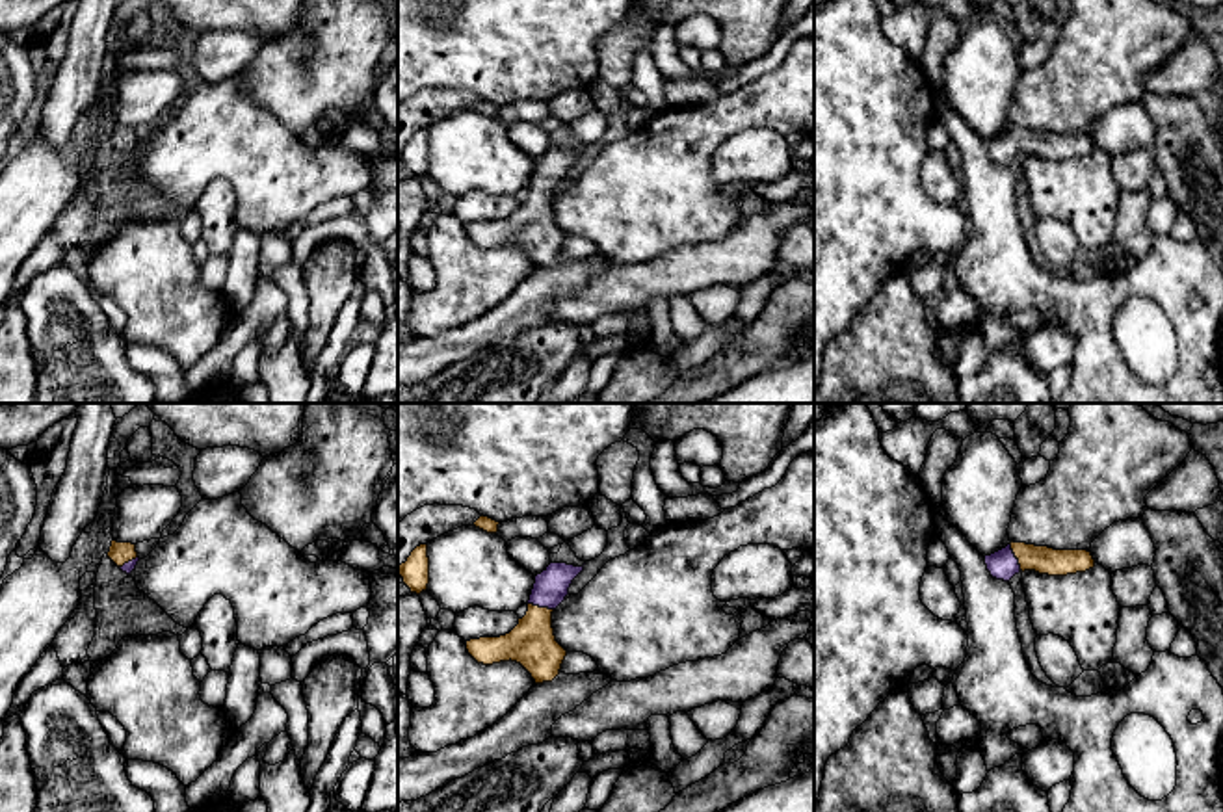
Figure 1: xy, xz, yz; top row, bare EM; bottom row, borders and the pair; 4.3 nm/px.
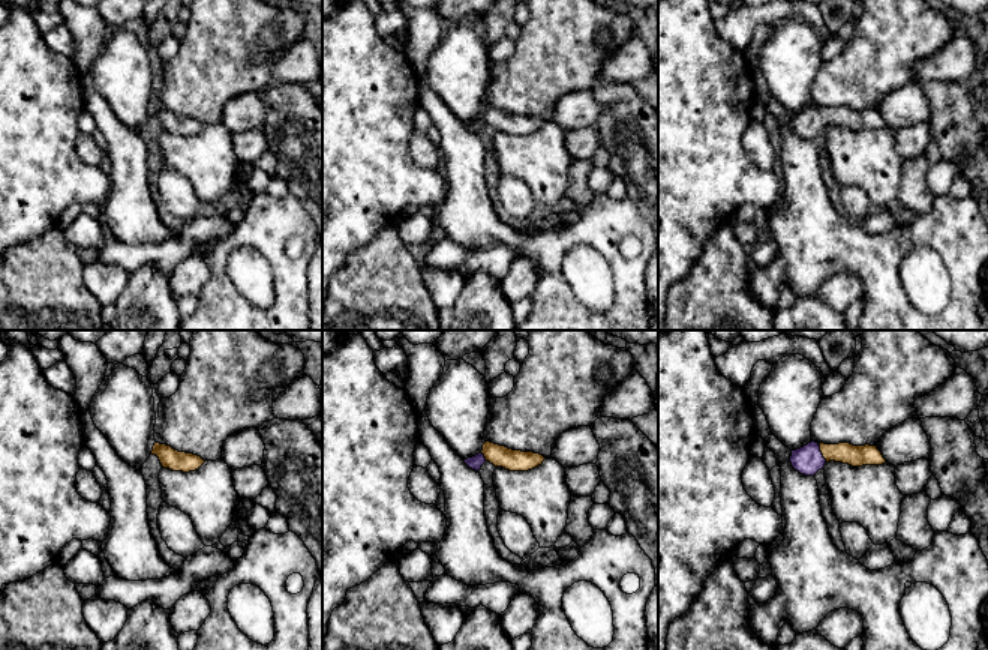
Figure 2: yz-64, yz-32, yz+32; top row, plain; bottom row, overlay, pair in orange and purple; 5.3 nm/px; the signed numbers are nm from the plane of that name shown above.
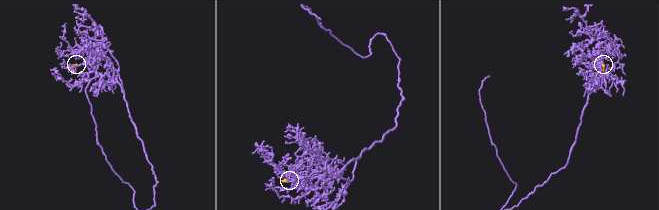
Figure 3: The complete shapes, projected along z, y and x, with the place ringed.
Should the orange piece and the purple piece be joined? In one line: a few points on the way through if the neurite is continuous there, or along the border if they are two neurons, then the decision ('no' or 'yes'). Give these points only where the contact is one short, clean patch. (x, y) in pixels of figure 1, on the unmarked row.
runs through yz (1043, 144), (1015, 140), (1002, 149); yes

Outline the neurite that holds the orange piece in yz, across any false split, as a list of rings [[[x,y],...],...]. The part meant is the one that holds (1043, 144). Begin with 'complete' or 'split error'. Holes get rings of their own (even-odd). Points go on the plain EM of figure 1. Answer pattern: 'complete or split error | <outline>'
split error | [[[1009,126],[1006,132],[985,139],[993,162],[1009,165],[1020,154],[1035,154],[1048,160],[1085,156],[1095,151],[1087,134],[1054,134],[1026,126]]]

